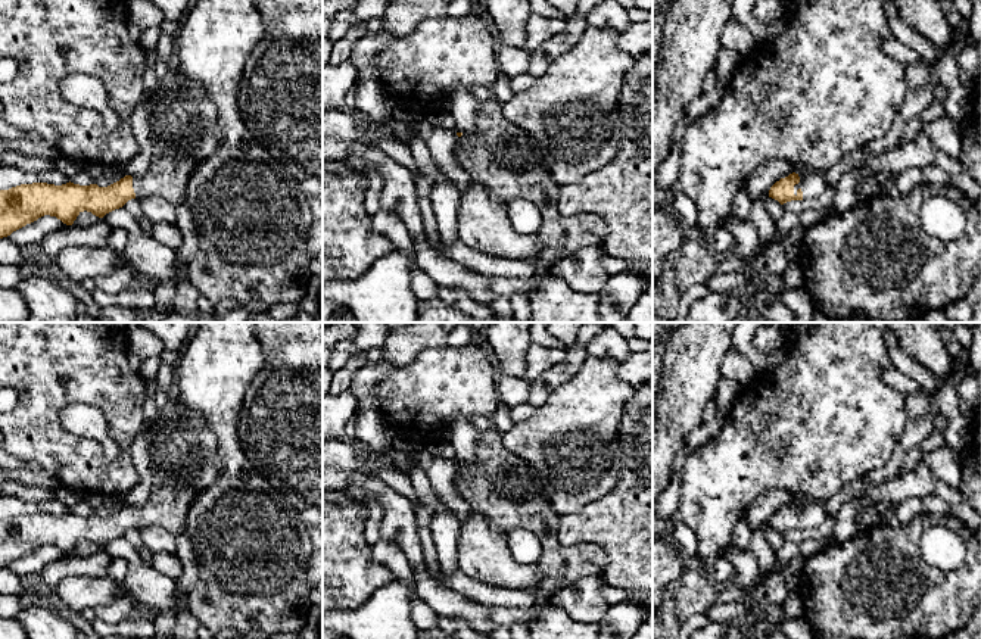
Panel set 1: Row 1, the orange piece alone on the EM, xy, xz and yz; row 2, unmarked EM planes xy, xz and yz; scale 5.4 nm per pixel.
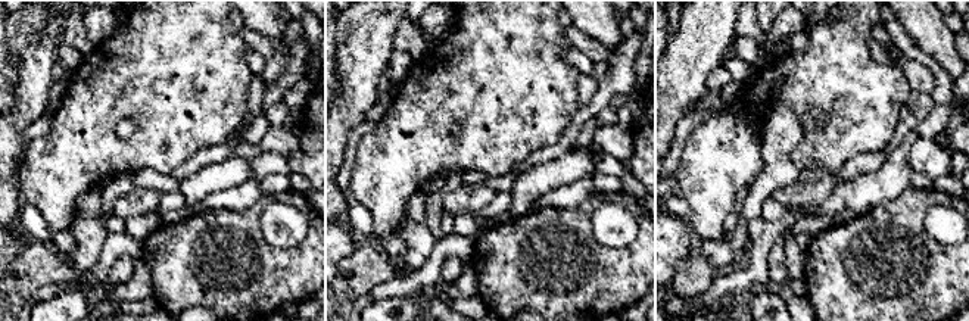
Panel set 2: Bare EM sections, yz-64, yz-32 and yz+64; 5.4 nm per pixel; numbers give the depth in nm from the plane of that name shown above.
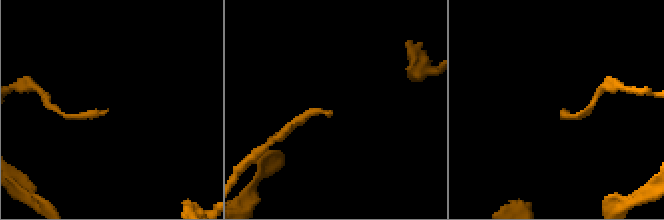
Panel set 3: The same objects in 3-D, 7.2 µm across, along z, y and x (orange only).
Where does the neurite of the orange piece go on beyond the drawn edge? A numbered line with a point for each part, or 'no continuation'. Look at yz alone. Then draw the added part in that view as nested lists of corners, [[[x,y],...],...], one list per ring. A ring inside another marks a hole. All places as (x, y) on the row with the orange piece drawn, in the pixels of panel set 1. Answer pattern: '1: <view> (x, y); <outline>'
1: yz (812, 183); [[[804,166],[804,169],[798,172],[798,177],[800,183],[794,186],[794,194],[797,196],[797,190],[800,188],[803,191],[803,199],[815,199],[828,187],[822,171],[818,171],[812,166]]]

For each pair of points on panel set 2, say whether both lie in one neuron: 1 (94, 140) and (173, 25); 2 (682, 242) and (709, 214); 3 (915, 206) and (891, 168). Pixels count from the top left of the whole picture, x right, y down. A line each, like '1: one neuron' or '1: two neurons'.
1: one neuron
2: two neurons
3: two neurons

